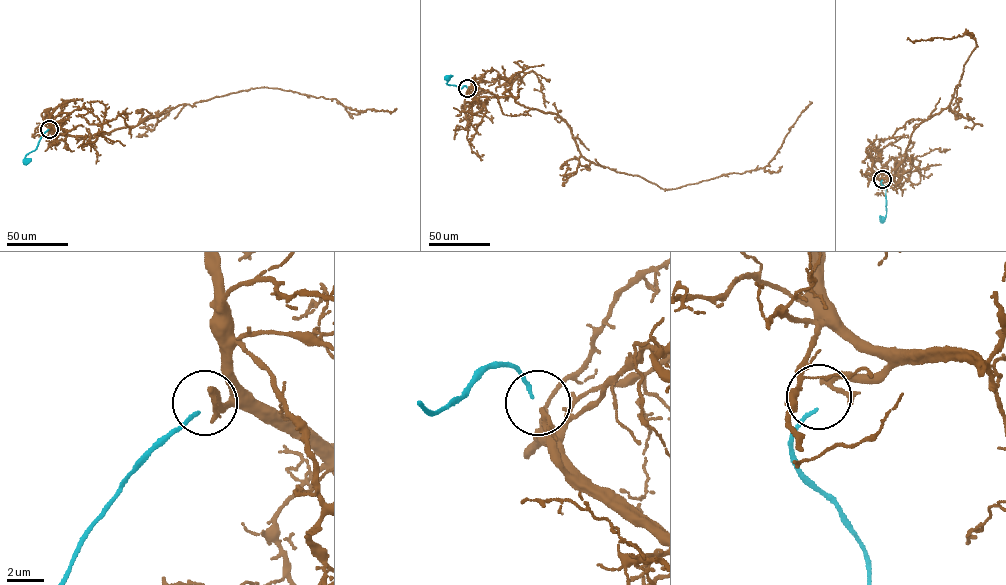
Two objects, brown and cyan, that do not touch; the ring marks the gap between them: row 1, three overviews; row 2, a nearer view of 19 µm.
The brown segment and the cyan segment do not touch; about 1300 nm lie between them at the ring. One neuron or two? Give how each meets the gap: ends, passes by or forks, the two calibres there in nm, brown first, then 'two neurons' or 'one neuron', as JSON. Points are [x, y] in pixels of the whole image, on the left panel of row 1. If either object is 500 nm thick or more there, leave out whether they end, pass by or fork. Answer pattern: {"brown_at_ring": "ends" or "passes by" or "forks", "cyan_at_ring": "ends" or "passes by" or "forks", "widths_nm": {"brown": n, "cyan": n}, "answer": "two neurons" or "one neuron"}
{"brown_at_ring": "passes by", "cyan_at_ring": "ends", "widths_nm": {"brown": 260, "cyan": 200}, "answer": "two neurons"}

